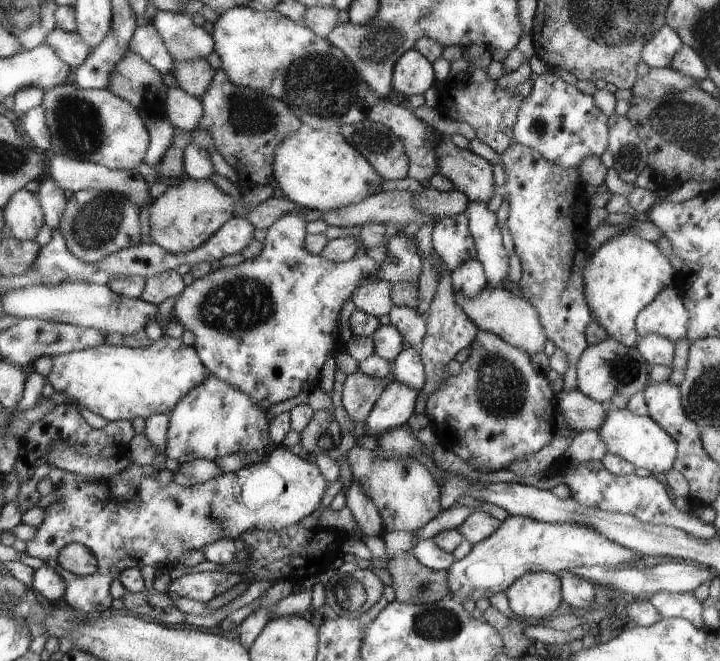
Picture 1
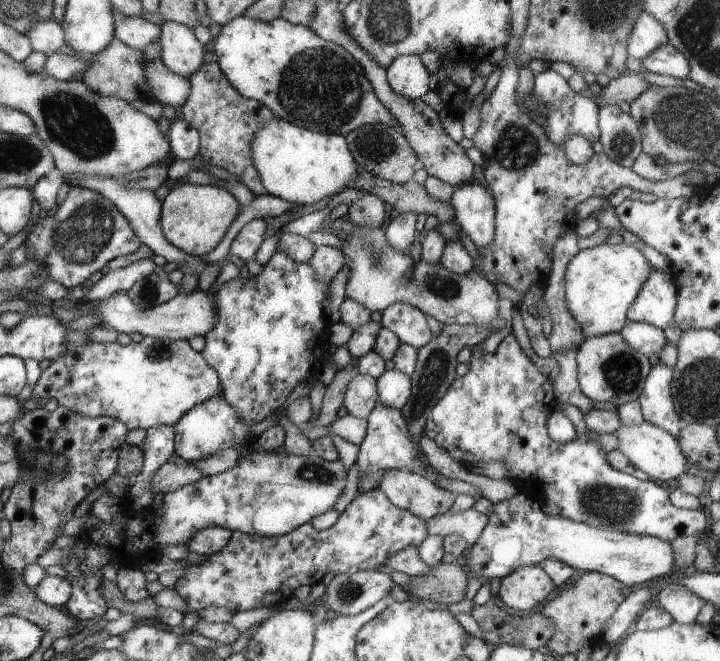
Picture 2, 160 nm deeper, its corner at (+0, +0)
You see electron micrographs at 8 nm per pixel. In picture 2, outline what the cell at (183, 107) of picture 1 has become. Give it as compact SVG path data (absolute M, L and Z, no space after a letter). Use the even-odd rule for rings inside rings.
M147 59L143 64L144 76L151 86L151 99L175 109L185 103L190 88L189 78L172 72L161 59Z

